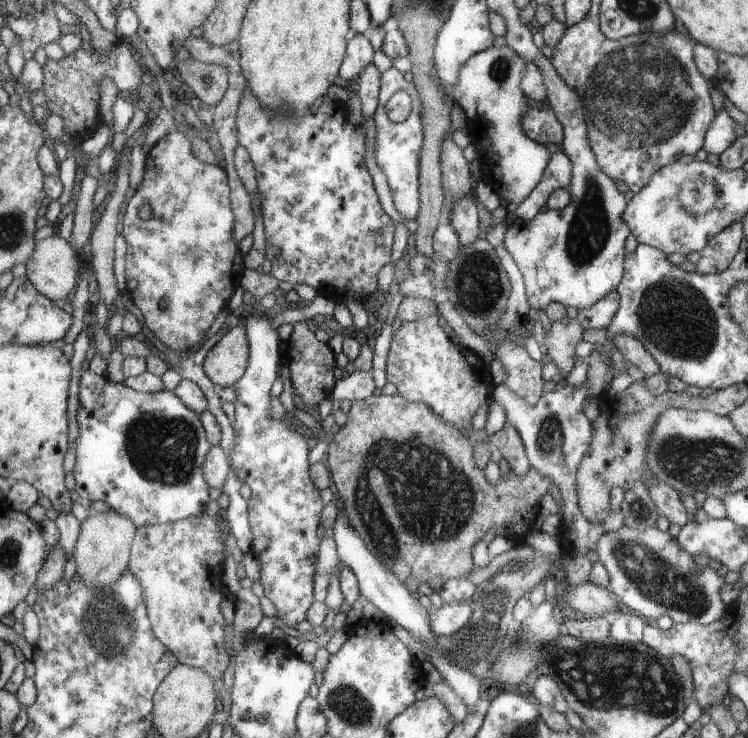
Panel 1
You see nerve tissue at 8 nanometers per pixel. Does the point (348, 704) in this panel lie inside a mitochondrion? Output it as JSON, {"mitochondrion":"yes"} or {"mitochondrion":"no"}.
{"mitochondrion":"yes"}

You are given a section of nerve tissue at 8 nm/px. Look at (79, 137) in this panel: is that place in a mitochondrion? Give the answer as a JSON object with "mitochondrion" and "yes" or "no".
{"mitochondrion":"no"}

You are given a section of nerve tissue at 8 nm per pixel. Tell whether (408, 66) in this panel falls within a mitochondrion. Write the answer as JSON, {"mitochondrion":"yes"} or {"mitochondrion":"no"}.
{"mitochondrion":"no"}

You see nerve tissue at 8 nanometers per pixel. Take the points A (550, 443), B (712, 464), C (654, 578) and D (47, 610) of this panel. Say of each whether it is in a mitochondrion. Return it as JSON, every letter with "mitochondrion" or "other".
{"A":"mitochondrion","B":"mitochondrion","C":"mitochondrion","D":"other"}

